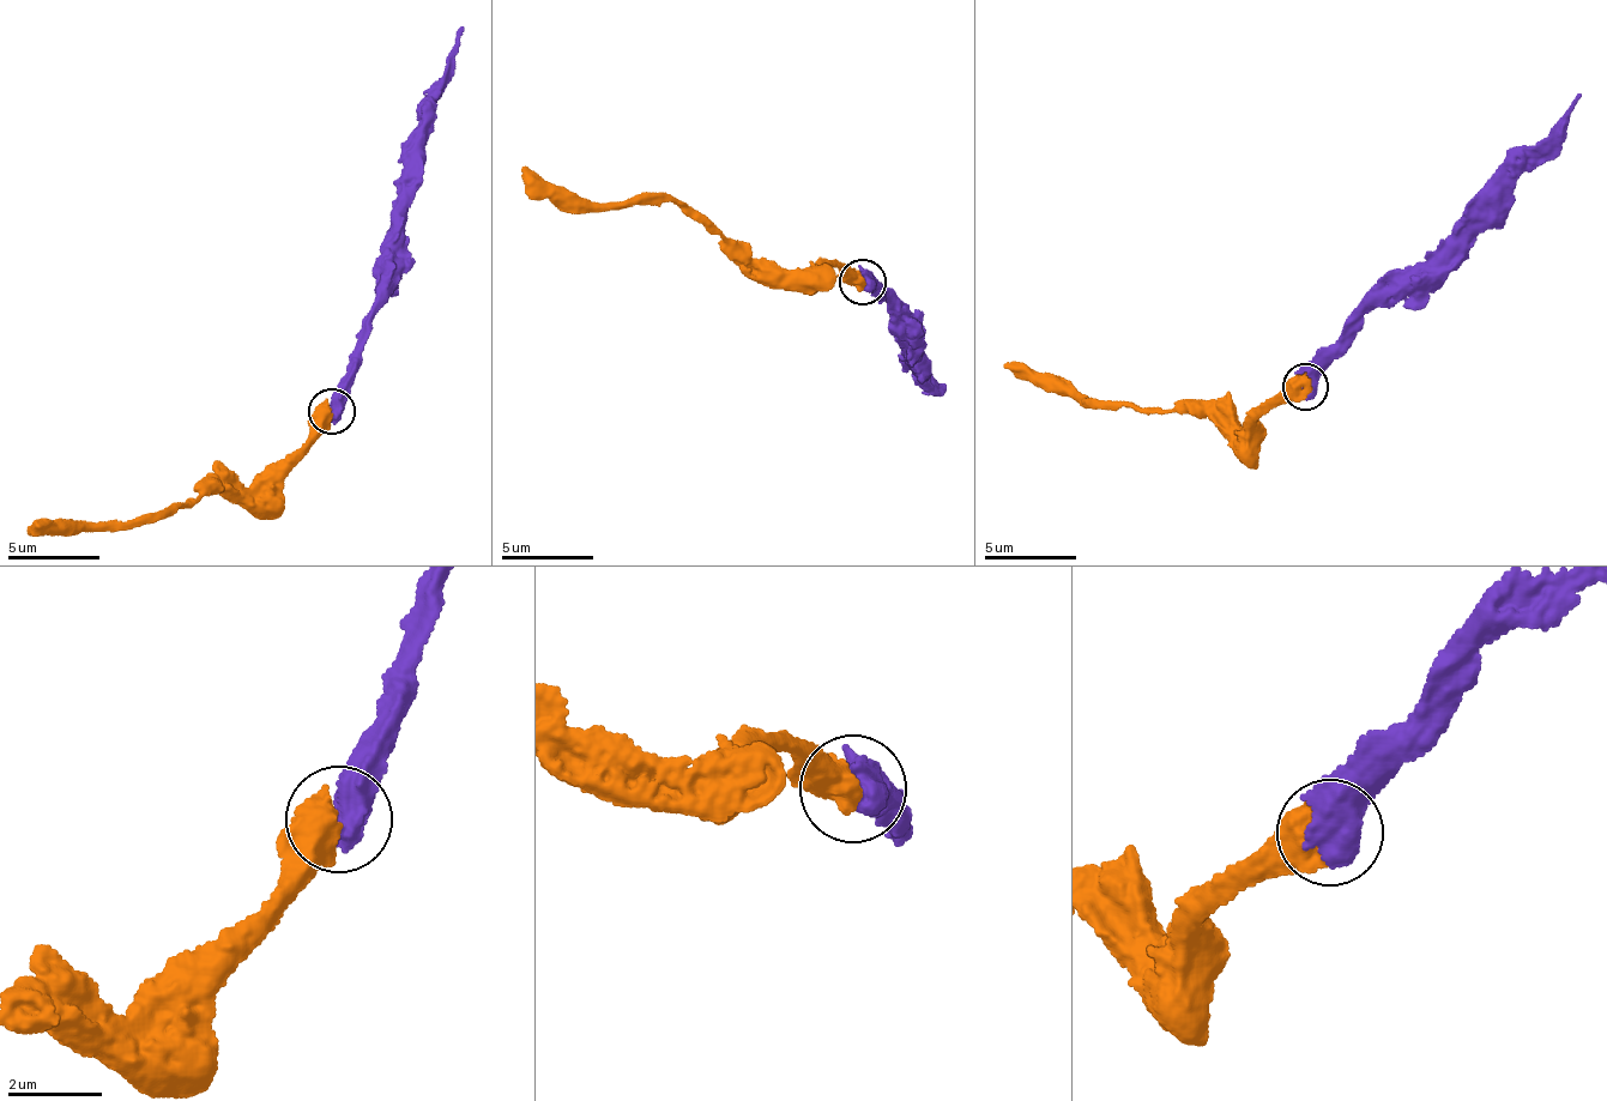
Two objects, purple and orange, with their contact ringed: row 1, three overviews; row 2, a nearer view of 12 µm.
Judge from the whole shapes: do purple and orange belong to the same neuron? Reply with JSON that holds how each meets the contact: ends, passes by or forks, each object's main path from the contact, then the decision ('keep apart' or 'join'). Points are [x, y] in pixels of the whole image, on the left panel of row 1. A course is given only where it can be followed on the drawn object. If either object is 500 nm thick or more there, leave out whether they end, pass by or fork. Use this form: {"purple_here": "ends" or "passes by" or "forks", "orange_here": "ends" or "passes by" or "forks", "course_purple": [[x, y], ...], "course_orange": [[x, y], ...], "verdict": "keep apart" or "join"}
{"course_purple": [[333, 412], [333, 394], [364, 336], [364, 322], [397, 246], [420, 138], [461, 28]], "course_orange": [[328, 413], [316, 415], [301, 449], [254, 485], [221, 489], [162, 515], [58, 527], [43, 536], [35, 526]], "verdict": "join"}

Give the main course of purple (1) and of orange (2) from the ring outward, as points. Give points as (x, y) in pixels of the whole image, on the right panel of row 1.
1: (1305, 388), (1305, 370), (1348, 328), (1348, 314), (1426, 264), (1491, 175), (1551, 135), (1578, 95)
2: (1303, 387), (1261, 407), (1242, 428), (1161, 410), (1107, 407), (1058, 383), (1022, 380), (1004, 364)

